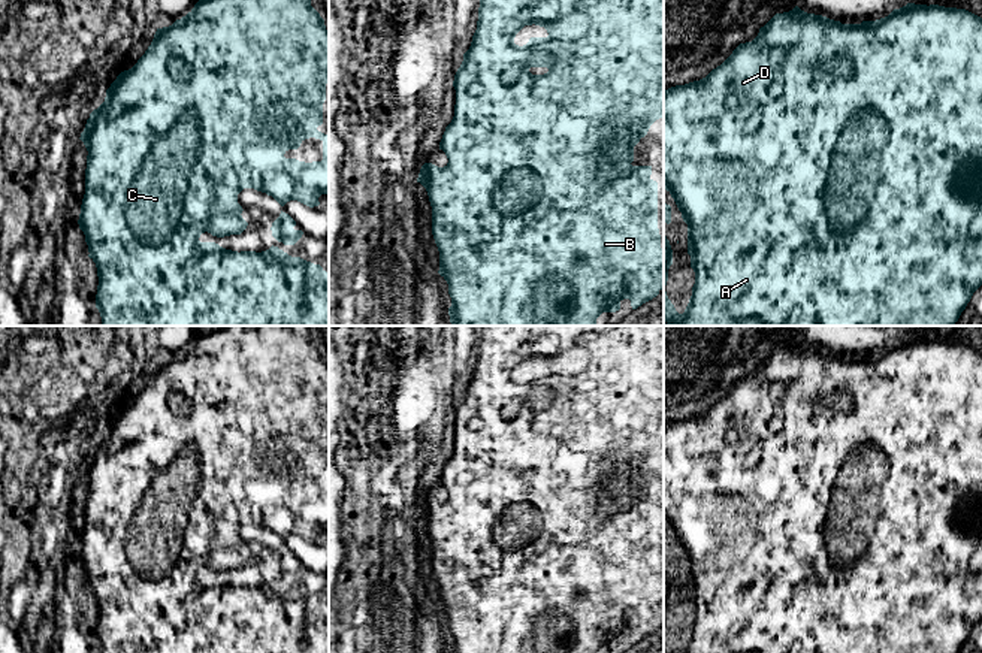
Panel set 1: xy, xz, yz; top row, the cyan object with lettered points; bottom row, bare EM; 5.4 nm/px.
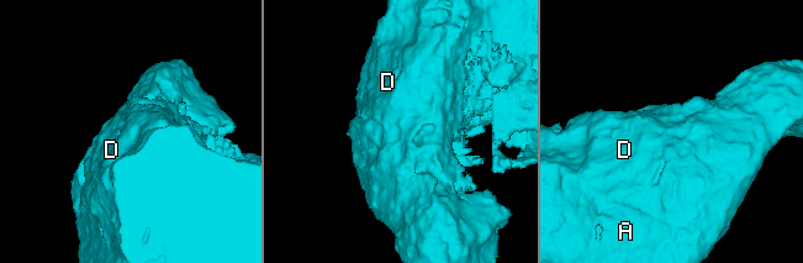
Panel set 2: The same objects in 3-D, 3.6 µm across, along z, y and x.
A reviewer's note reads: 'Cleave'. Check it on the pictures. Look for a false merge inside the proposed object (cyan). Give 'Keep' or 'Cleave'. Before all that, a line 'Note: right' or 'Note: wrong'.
Note: wrong
Keep

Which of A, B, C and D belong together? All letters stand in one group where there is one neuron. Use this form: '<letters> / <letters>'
A B C D

